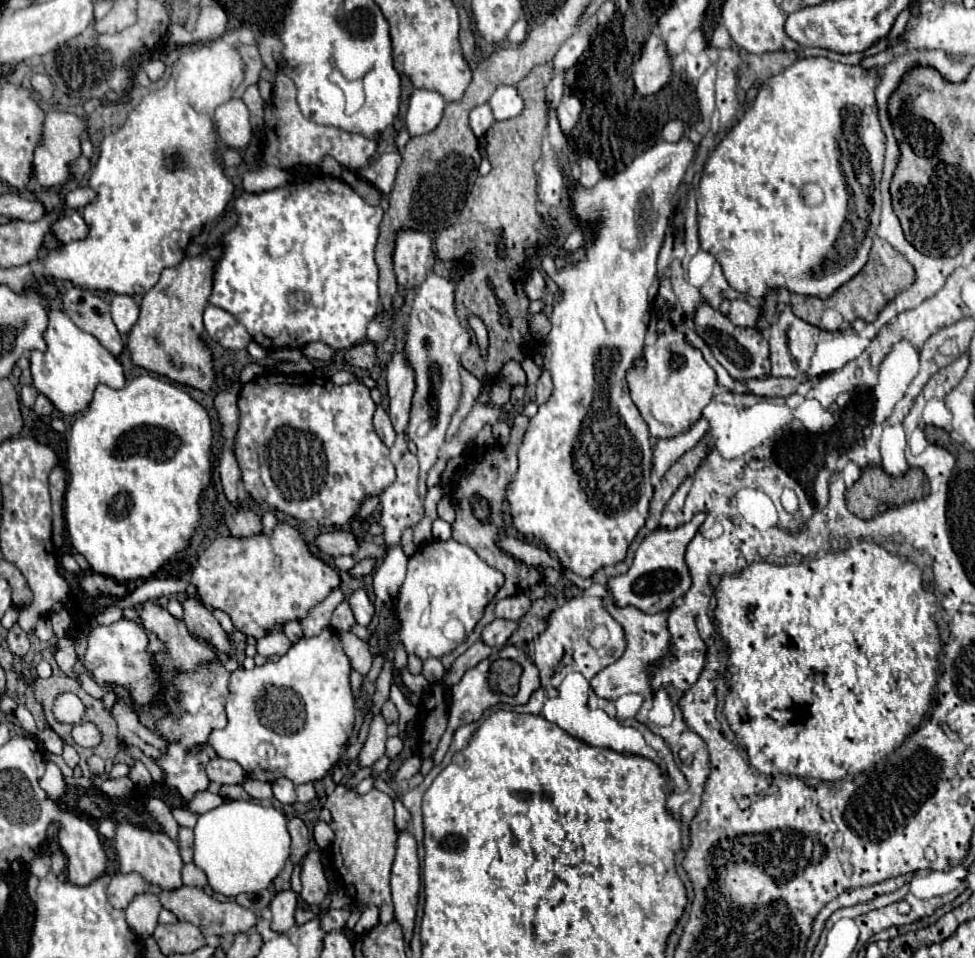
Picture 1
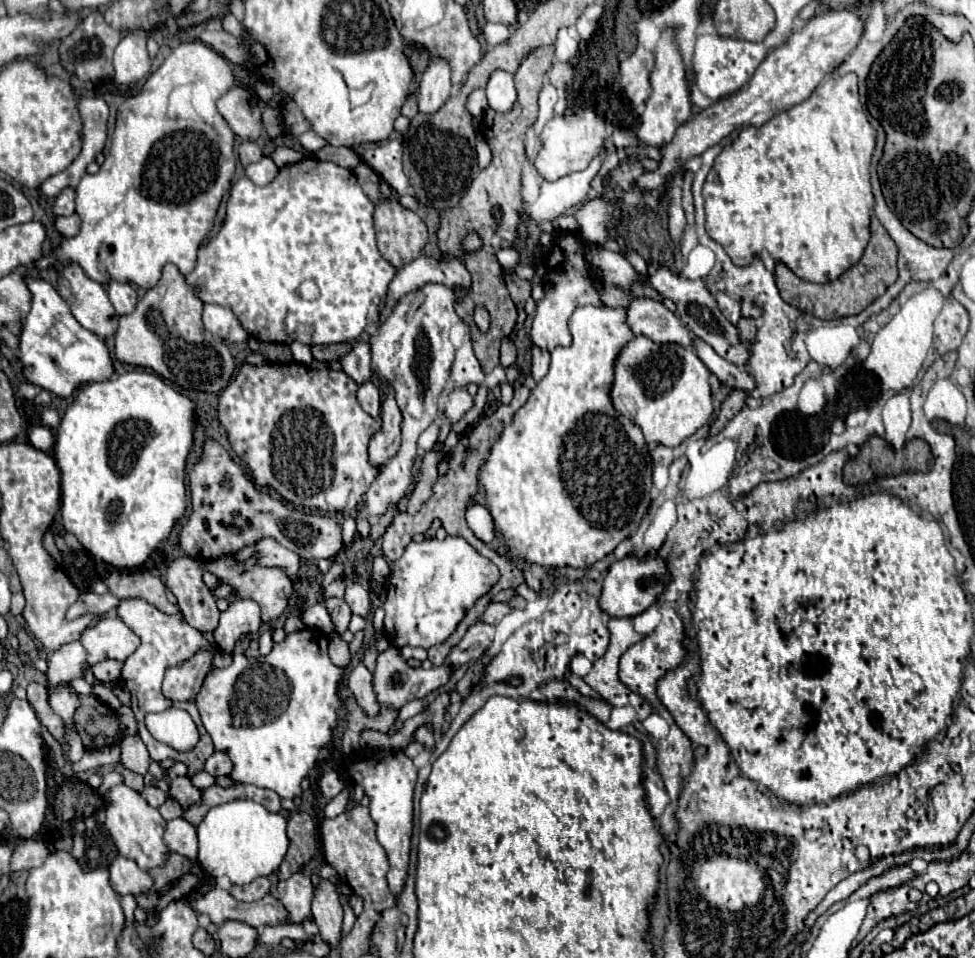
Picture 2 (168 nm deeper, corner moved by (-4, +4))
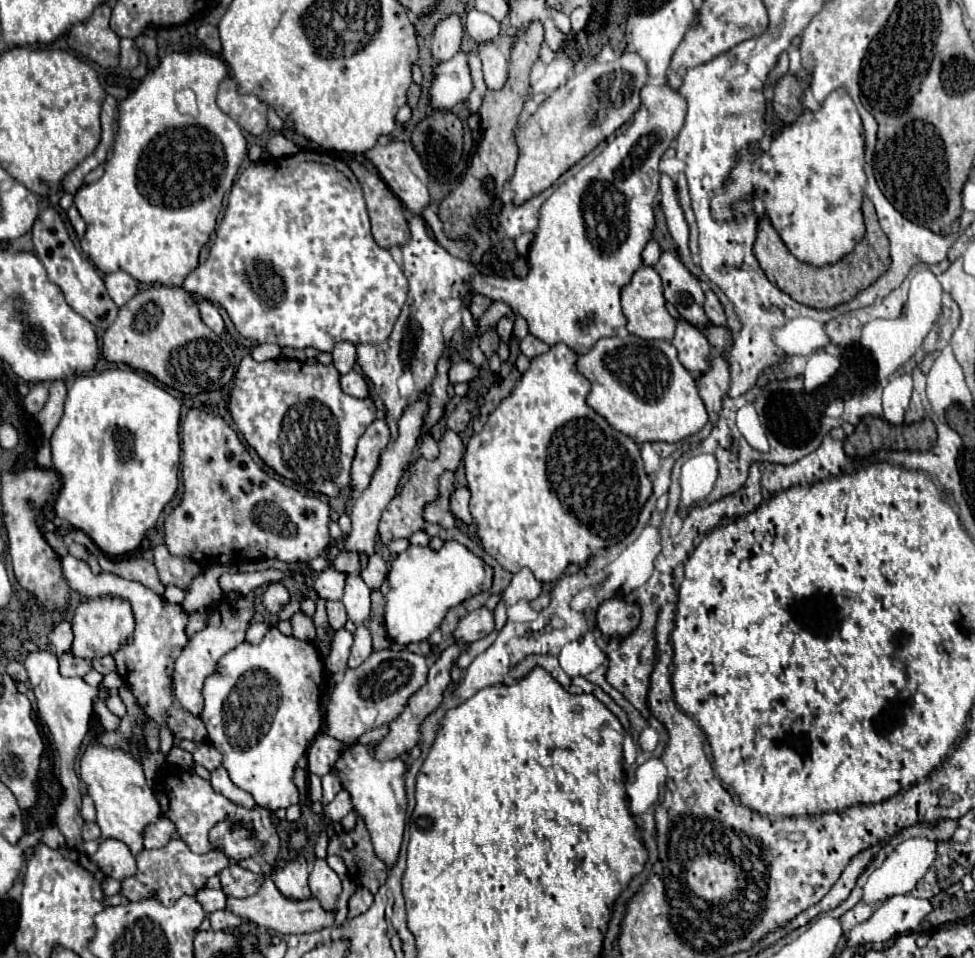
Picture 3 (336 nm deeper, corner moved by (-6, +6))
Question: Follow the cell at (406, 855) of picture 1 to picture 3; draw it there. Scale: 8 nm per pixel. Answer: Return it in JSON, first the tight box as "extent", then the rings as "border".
{"extent":[333,744,407,868],"border":[[[351,744],[347,746],[339,760],[335,762],[333,772],[339,776],[343,788],[351,796],[353,810],[363,818],[365,828],[371,836],[371,842],[375,846],[375,854],[391,868],[397,860],[403,830],[405,830],[405,816],[407,816],[407,798],[405,798],[405,786],[403,786],[403,774],[407,766],[395,758],[395,760],[375,760],[369,744]]]}

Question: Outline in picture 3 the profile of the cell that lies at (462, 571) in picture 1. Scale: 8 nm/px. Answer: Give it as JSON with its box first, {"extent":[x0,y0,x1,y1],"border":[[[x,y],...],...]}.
{"extent":[385,542,491,644],"border":[[[445,542],[437,552],[429,546],[409,546],[393,560],[393,566],[389,570],[389,592],[385,594],[387,636],[399,644],[427,640],[431,632],[441,624],[449,608],[483,590],[489,590],[491,580],[491,566],[487,566],[459,542]]]}

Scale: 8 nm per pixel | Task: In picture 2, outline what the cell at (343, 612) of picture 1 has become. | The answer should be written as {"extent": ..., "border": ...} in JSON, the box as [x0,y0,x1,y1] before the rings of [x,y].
{"extent":[325,598,351,634],"border":[[[329,598],[329,600],[325,600],[325,604],[327,604],[327,610],[331,614],[331,620],[333,620],[337,632],[343,634],[349,628],[349,620],[351,620],[351,610],[349,610],[347,602],[343,598]]]}

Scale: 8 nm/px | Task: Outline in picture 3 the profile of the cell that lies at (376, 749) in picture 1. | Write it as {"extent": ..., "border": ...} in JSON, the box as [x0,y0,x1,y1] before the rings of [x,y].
{"extent":[349,624,371,668],"border":[[[359,624],[353,632],[353,646],[351,646],[351,656],[349,656],[349,666],[357,668],[363,660],[369,658],[371,654],[371,632],[365,624]]]}

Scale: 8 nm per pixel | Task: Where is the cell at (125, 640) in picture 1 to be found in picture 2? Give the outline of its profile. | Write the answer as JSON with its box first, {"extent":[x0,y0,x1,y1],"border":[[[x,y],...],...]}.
{"extent":[81,616,139,666],"border":[[[101,616],[97,626],[81,634],[81,644],[87,650],[87,662],[93,666],[103,658],[125,660],[139,646],[139,638],[117,616]]]}

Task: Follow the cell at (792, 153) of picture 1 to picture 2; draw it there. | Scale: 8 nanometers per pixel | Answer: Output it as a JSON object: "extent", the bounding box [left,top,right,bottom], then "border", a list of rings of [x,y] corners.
{"extent":[703,74,877,284],"border":[[[845,74],[845,76],[829,76],[825,78],[825,82],[821,82],[821,86],[817,86],[817,90],[813,90],[813,94],[797,104],[791,106],[789,110],[775,114],[769,122],[765,122],[763,126],[747,126],[739,132],[739,136],[721,150],[721,154],[715,158],[715,164],[711,168],[711,172],[707,174],[705,186],[703,186],[703,198],[705,198],[705,214],[707,214],[707,234],[719,242],[721,246],[725,246],[729,258],[733,260],[733,264],[737,266],[749,266],[749,262],[753,262],[753,258],[761,256],[763,250],[769,252],[769,256],[775,262],[785,264],[793,274],[797,274],[797,278],[805,278],[809,282],[817,282],[817,284],[825,284],[825,282],[833,282],[837,280],[841,274],[845,274],[845,270],[849,270],[849,266],[853,266],[853,262],[857,262],[857,258],[861,258],[861,254],[865,252],[865,246],[869,244],[871,238],[871,230],[869,230],[869,222],[871,222],[871,210],[873,210],[873,190],[871,190],[871,180],[869,180],[869,166],[871,166],[871,158],[875,152],[875,144],[877,144],[877,132],[875,128],[869,124],[861,100],[859,100],[859,88],[857,88],[857,76],[855,74]]]}

